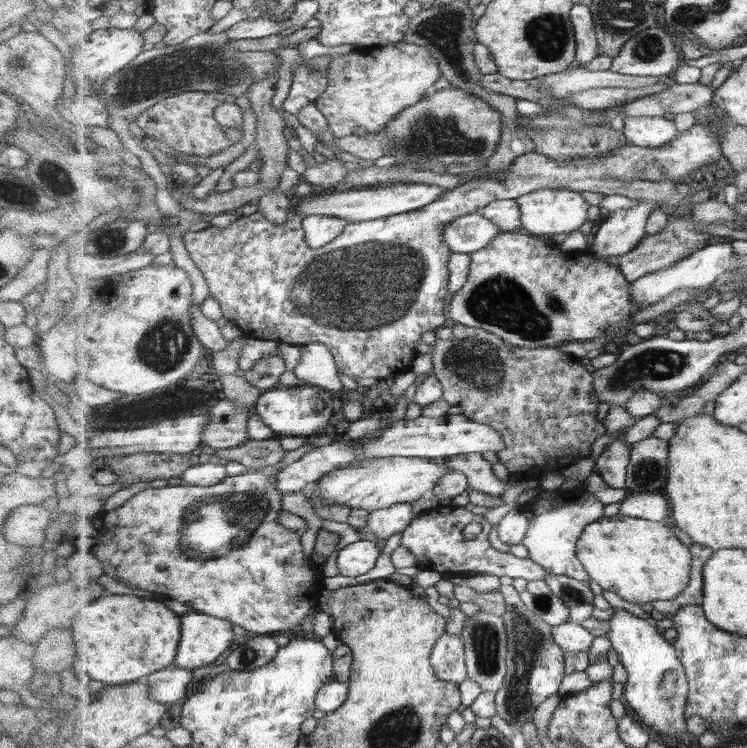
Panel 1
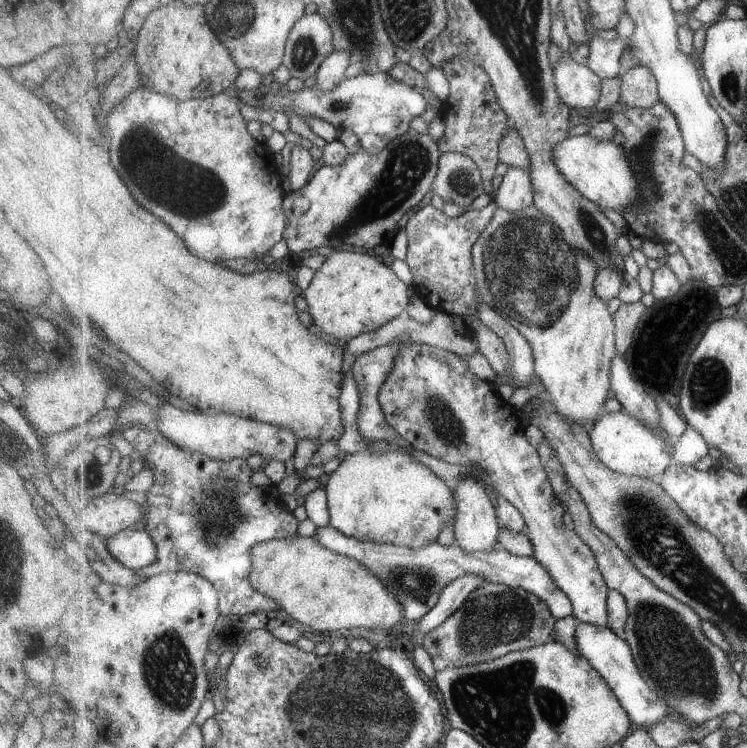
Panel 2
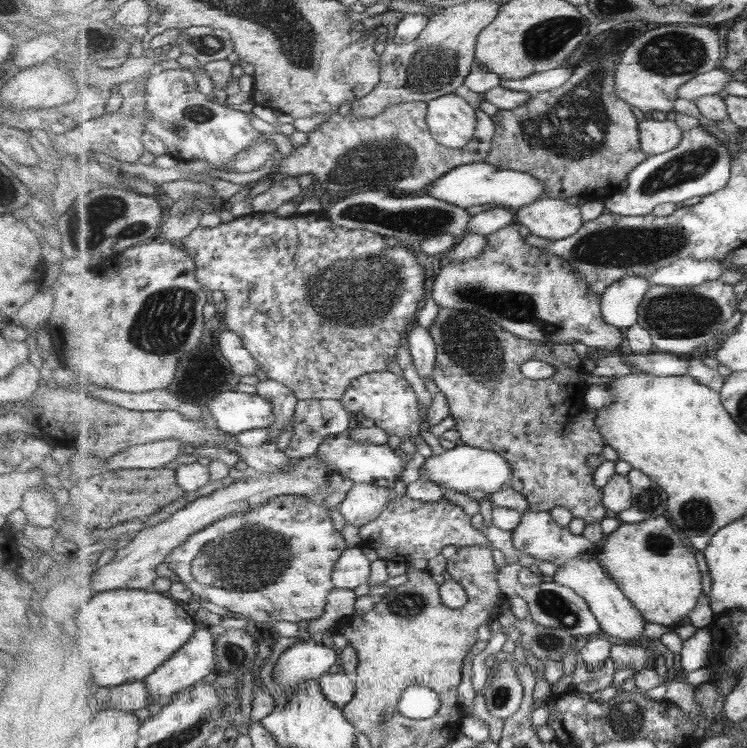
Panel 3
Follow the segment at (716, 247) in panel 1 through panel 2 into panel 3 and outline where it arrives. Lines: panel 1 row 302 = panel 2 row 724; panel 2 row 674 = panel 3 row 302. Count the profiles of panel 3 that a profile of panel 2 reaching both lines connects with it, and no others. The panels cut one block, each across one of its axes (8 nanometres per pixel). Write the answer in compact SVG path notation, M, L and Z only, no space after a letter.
M627 275L611 283L601 294L603 316L608 323L627 329L638 322L638 310L652 284L647 277Z

